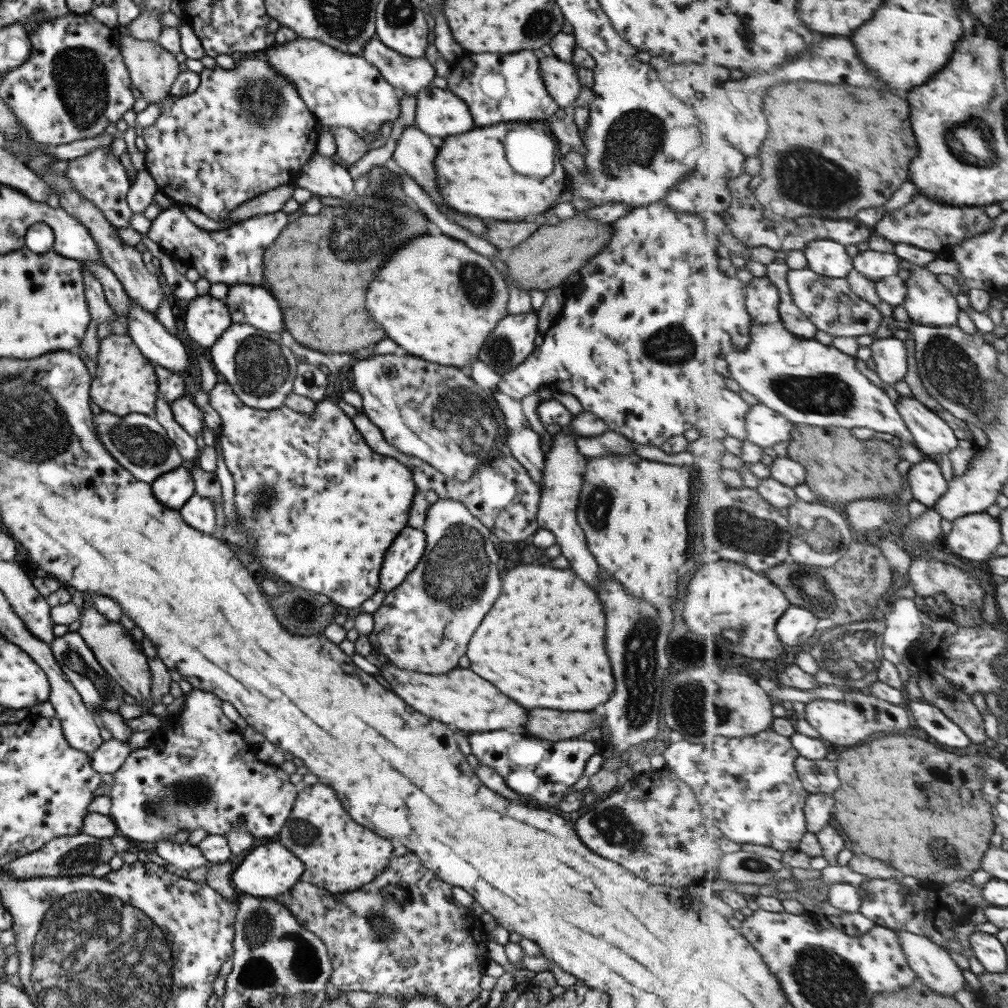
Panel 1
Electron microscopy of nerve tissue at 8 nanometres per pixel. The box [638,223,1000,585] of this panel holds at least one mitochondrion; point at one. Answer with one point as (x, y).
(951, 372)

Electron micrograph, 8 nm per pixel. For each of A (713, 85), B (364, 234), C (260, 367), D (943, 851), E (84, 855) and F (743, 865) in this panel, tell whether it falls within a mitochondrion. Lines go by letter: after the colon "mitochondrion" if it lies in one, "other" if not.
A: other
B: mitochondrion
C: mitochondrion
D: mitochondrion
E: mitochondrion
F: mitochondrion

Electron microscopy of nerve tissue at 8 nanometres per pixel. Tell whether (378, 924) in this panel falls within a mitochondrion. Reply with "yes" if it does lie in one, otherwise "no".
yes

